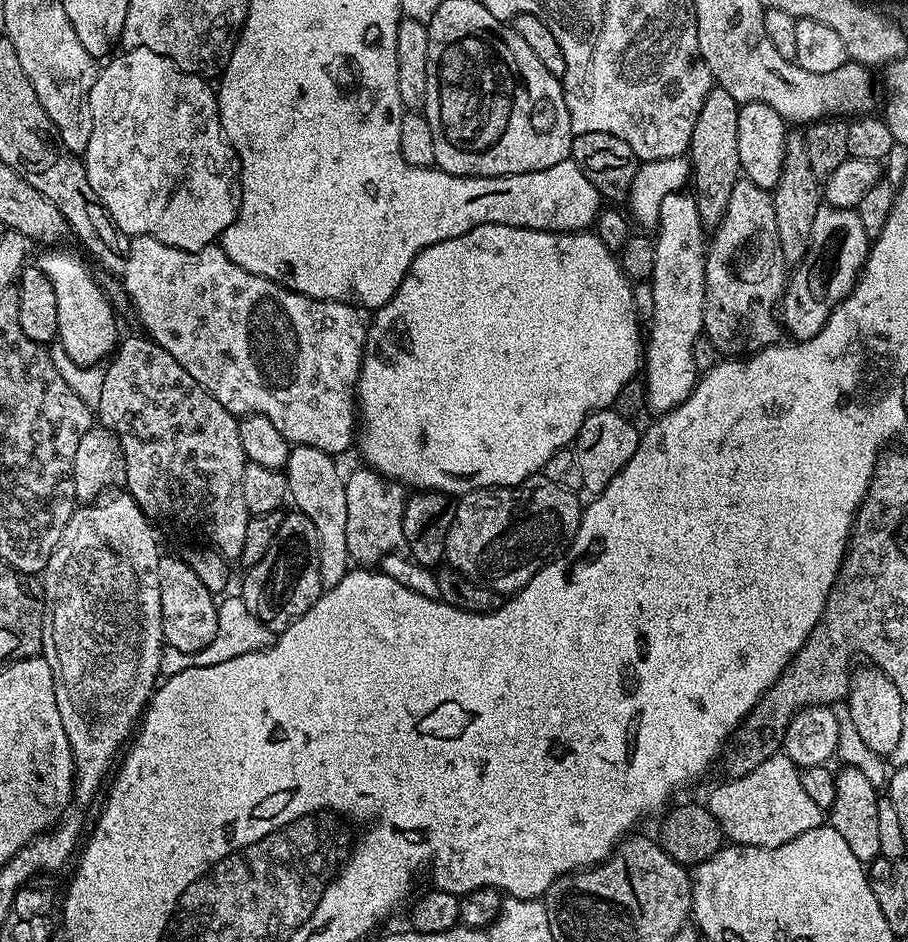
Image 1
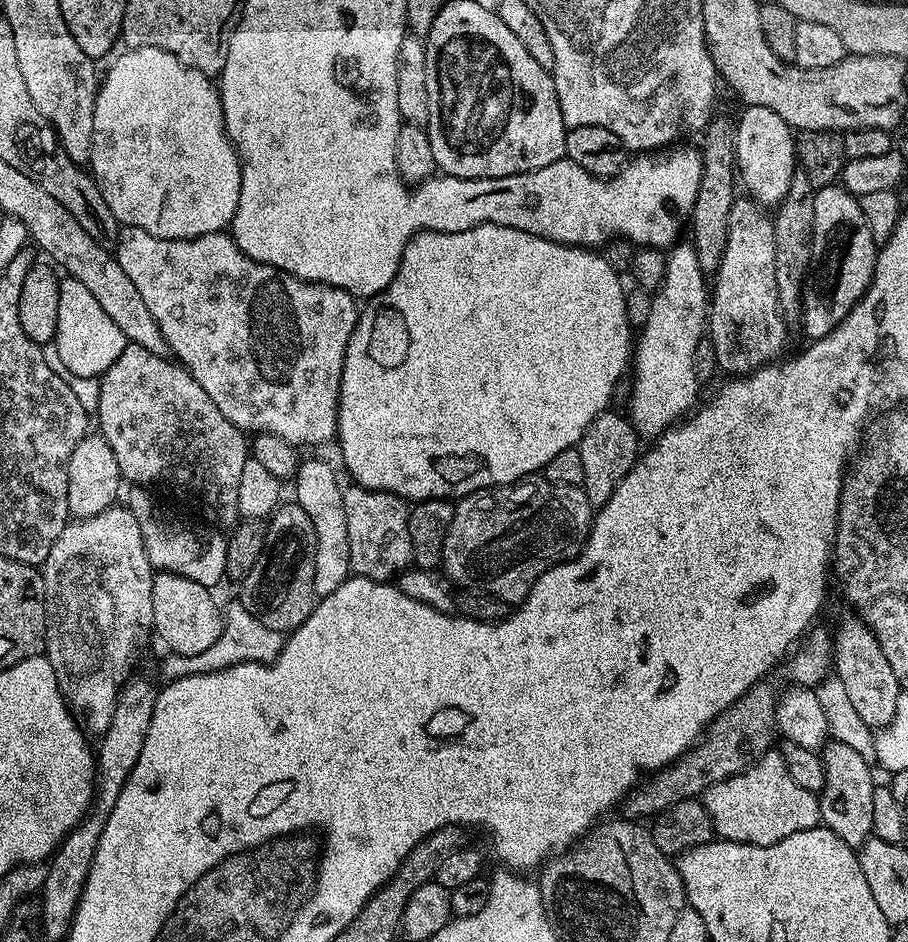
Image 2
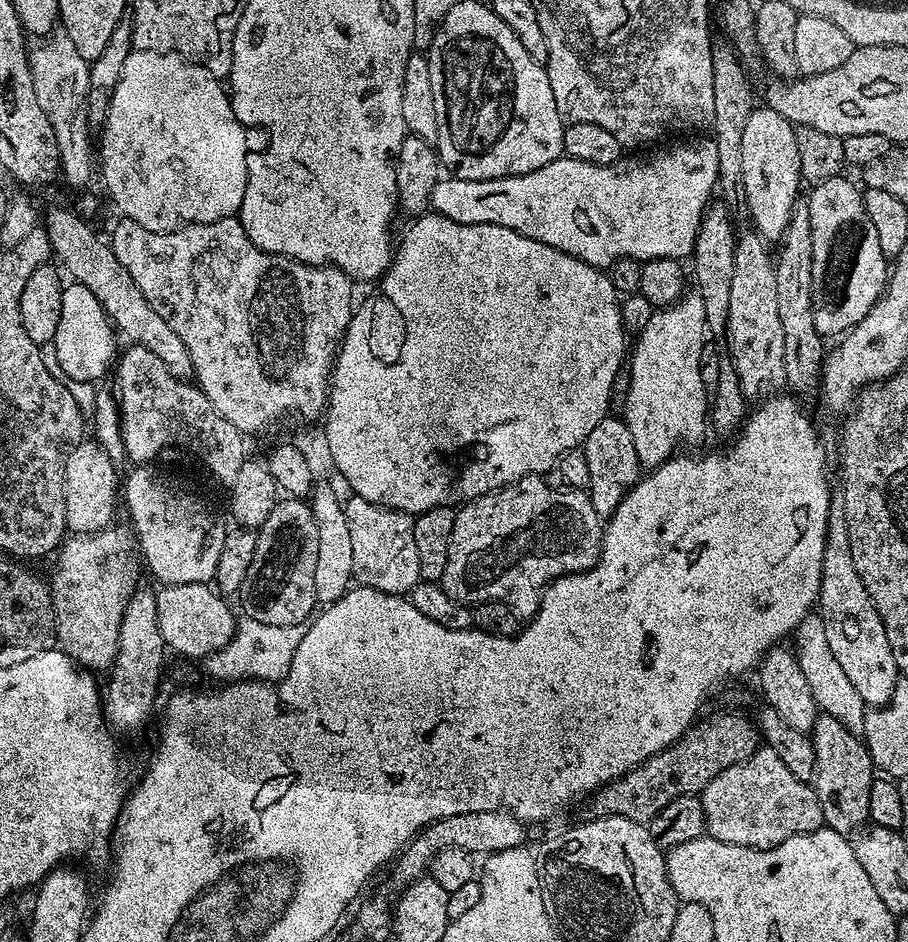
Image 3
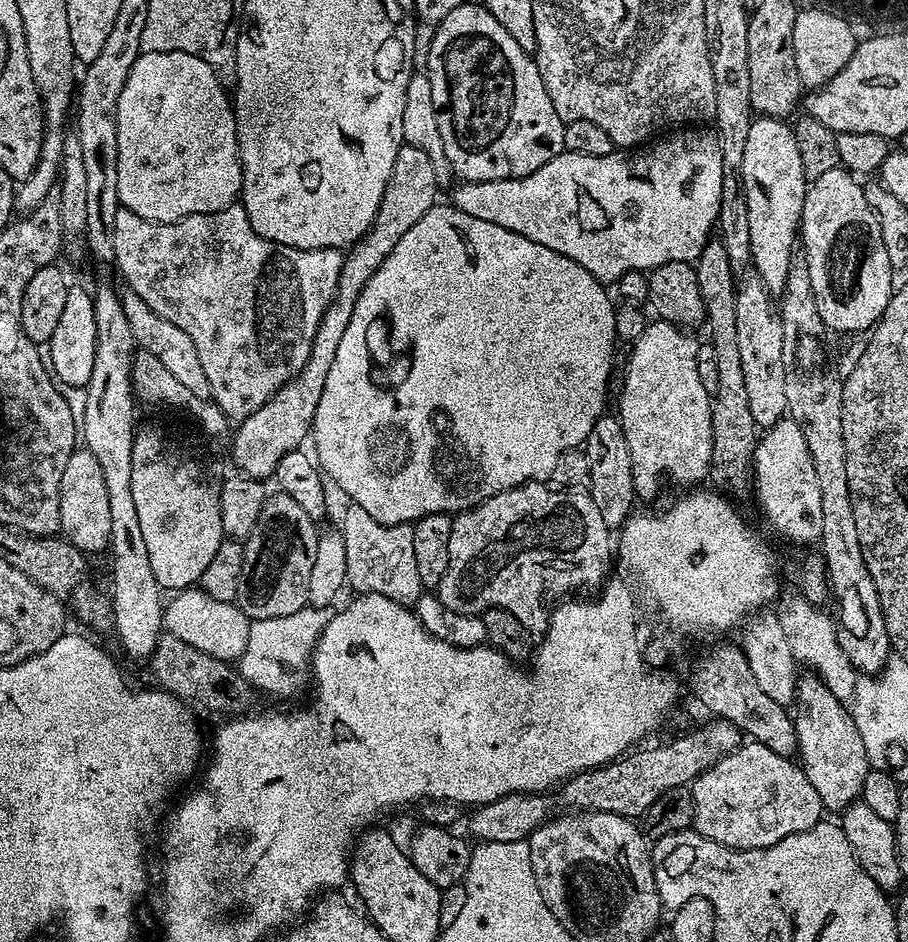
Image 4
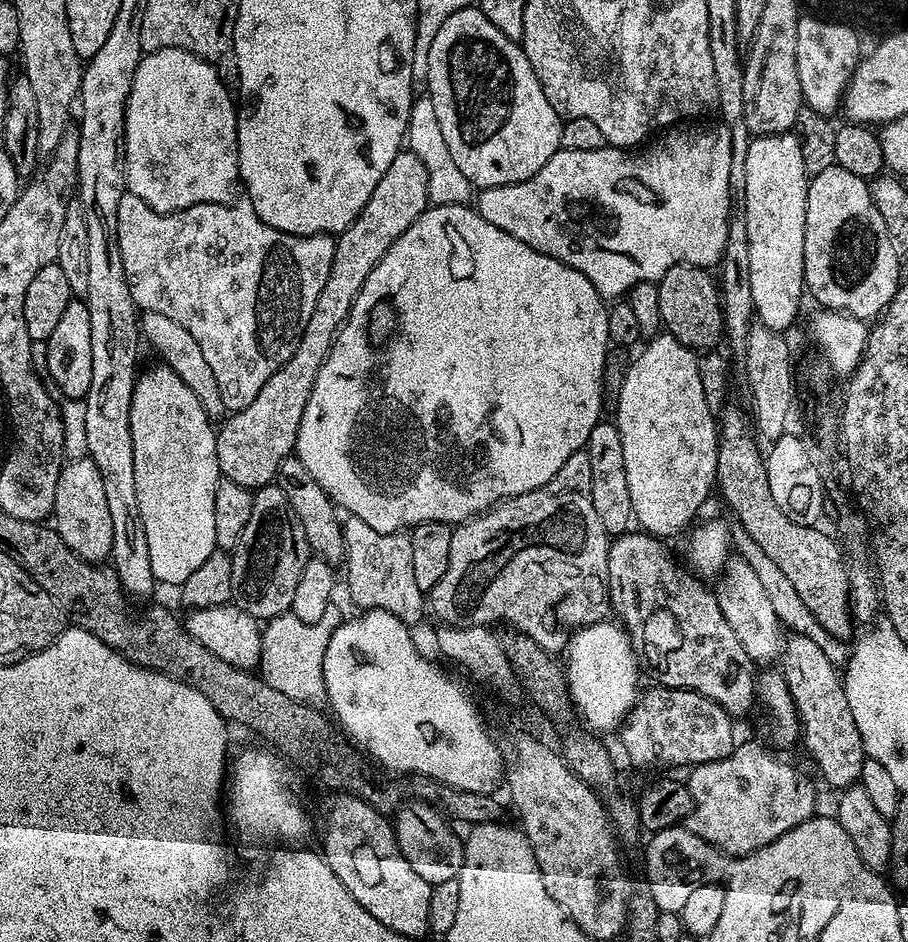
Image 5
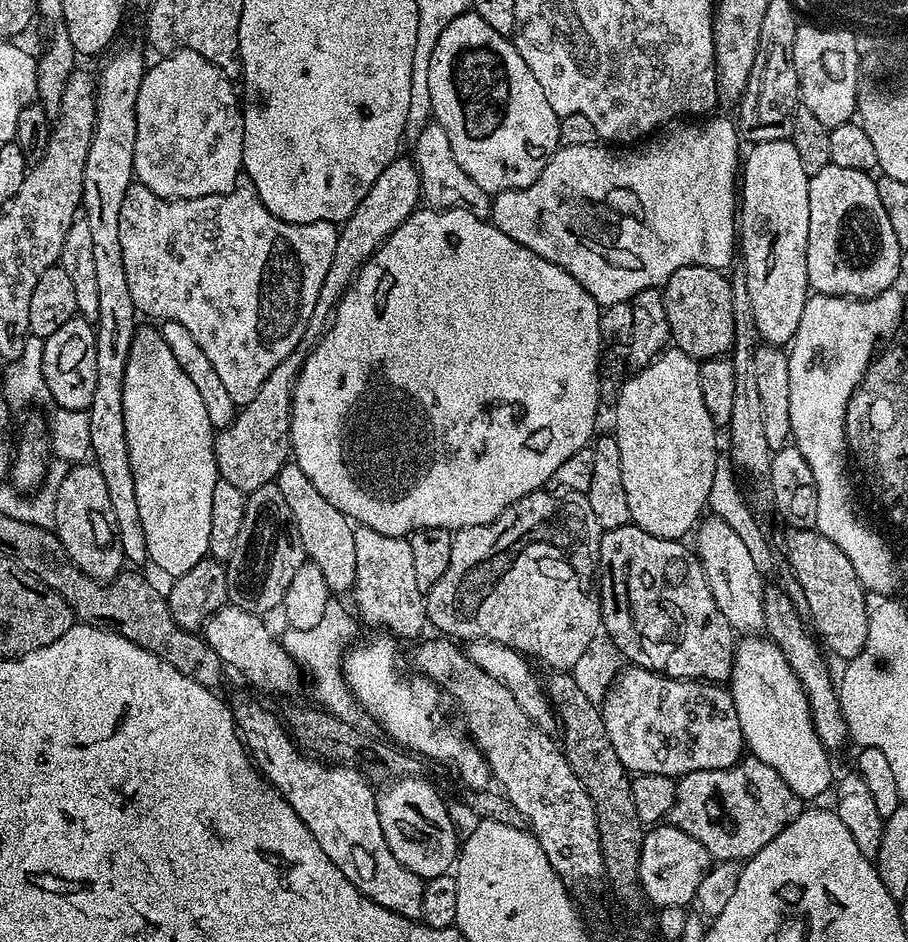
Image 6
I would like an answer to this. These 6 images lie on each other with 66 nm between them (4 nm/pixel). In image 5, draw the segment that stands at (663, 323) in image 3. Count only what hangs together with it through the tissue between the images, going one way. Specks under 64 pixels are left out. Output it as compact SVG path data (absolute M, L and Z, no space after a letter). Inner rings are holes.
M657 334L640 350L620 384L614 423L622 434L622 459L626 462L626 486L630 486L630 506L635 523L657 538L669 538L684 527L687 529L697 519L695 516L700 507L714 492L718 420L710 406L706 406L706 394L702 394L702 381L698 378L697 353L693 349L670 335Z

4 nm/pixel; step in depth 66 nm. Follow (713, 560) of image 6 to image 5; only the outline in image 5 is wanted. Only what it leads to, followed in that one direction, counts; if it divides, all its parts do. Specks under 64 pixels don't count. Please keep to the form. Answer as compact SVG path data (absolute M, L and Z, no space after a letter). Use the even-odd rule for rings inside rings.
M729 559L719 573L720 585L715 585L716 601L720 604L726 622L730 622L730 630L738 634L738 642L746 650L746 654L757 665L768 664L771 660L779 661L784 654L785 629L778 614L774 614L774 605L770 603L770 594L762 587L762 578L754 574L754 569L745 560Z

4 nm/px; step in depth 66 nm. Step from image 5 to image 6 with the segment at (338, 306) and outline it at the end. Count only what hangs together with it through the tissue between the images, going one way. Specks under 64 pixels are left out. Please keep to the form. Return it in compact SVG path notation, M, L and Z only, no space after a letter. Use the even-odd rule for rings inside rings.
M411 159L392 160L390 166L386 166L378 178L374 178L370 190L366 190L366 198L362 198L354 214L350 214L350 218L339 225L334 258L330 258L330 270L326 270L326 278L322 278L322 290L318 290L318 302L314 302L314 314L308 323L309 337L319 338L324 335L337 302L344 297L345 290L360 273L361 266L383 246L394 230L398 230L398 226L402 226L402 222L406 222L406 218L417 211L421 200L420 172ZM297 350L290 353L283 362L274 366L270 378L262 382L262 390L254 394L251 402L237 411L230 426L215 433L216 471L219 479L238 486L238 490L250 493L258 486L273 483L282 466L290 460L290 422L292 421L292 391L300 377L305 353Z

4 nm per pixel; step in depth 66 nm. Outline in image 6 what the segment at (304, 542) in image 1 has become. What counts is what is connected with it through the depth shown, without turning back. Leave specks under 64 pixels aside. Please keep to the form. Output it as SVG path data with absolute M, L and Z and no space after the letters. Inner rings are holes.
M276 483L258 486L258 490L247 493L246 518L242 518L242 530L238 530L238 542L234 546L234 554L226 561L228 569L228 599L231 604L247 612L265 614L281 607L286 598L286 590L290 590L290 582L294 582L294 573L298 566L306 562L304 547L298 538L296 528L292 524L290 506L286 506L286 498L282 498Z

